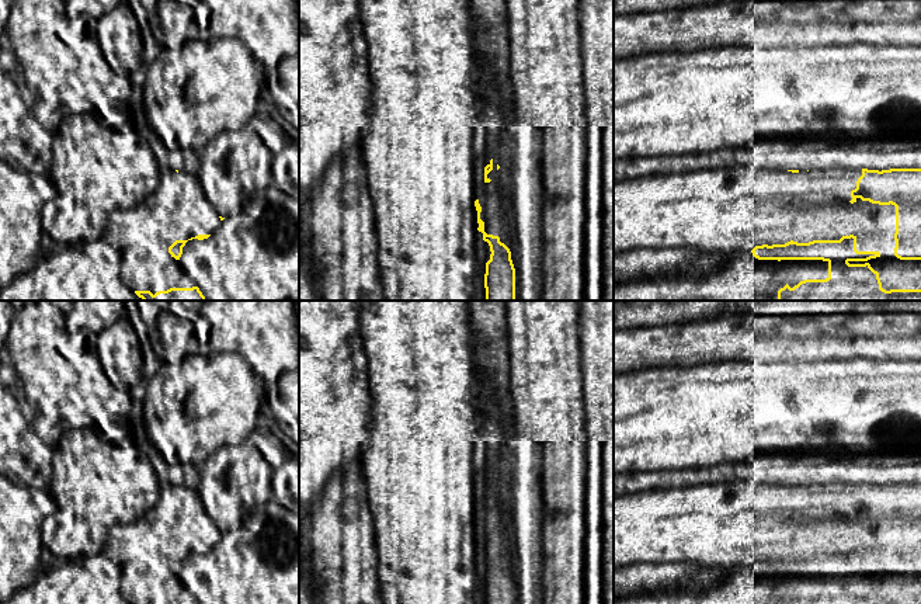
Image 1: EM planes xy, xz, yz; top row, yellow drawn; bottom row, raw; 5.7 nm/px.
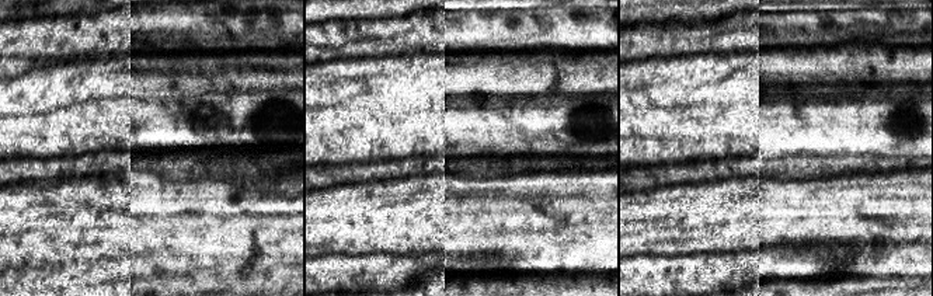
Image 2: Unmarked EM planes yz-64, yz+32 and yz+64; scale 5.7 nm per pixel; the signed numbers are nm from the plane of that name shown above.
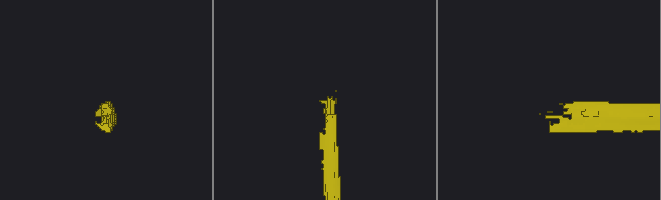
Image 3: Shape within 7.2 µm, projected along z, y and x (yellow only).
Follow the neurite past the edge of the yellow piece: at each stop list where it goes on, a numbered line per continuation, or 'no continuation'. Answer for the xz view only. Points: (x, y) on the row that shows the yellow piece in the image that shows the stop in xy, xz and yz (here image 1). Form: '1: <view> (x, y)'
1: xz (493, 214)

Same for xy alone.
1: xy (177, 209)

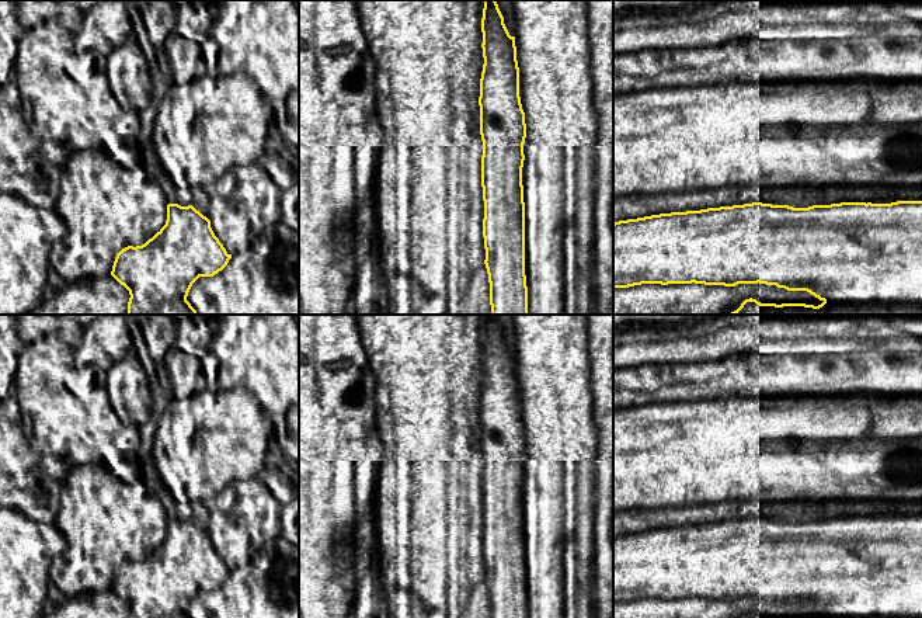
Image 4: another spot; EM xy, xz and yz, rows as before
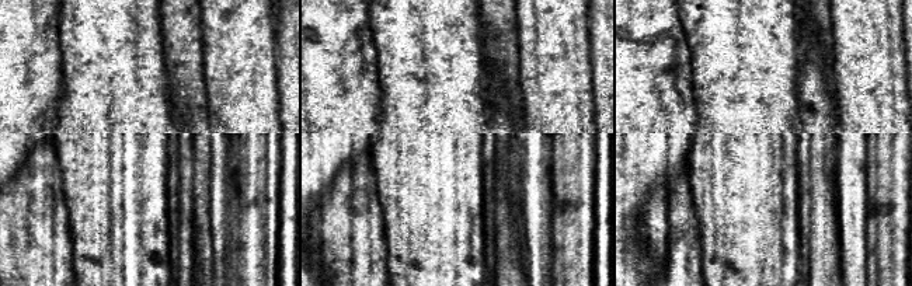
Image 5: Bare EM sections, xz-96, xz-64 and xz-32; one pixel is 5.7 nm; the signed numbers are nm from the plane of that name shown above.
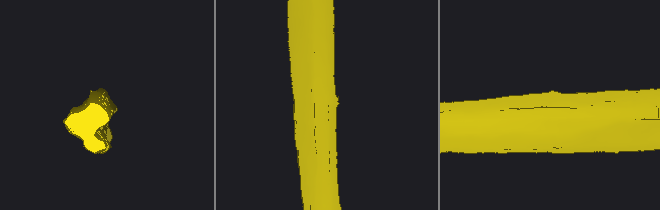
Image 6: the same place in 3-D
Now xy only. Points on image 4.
no continuation

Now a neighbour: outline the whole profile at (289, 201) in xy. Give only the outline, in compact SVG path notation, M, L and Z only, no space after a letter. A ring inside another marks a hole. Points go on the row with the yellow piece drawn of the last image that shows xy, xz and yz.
M299 180L295 181L281 197L281 222L299 232Z

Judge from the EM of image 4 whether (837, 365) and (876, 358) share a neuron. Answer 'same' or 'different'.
same

